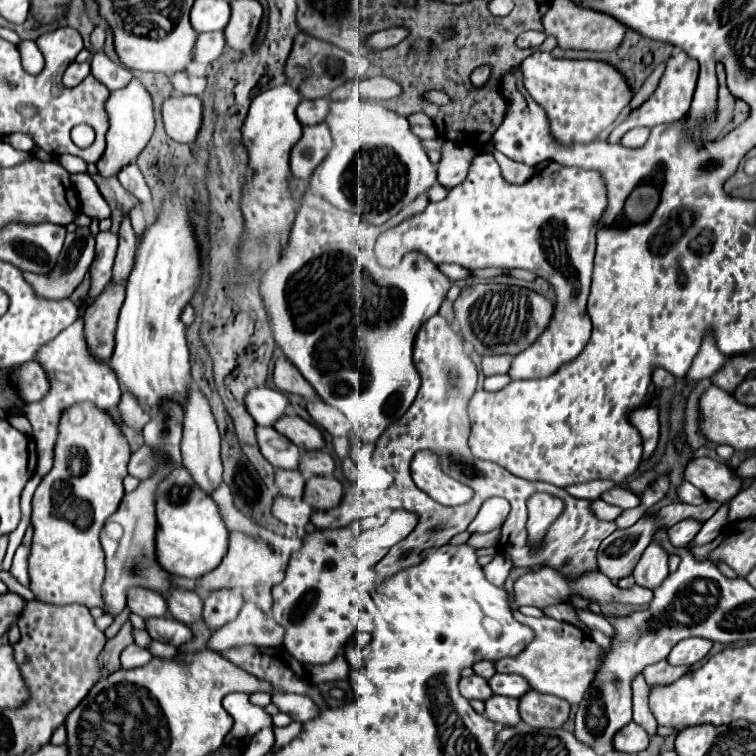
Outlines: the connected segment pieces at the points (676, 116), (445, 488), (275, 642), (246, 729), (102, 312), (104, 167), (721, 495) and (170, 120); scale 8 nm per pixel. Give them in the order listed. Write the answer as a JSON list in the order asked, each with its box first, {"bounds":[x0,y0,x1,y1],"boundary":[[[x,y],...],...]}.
[{"bounds":[608,51,698,143],"boundary":[[[684,51],[674,53],[668,61],[666,61],[666,71],[656,87],[656,91],[648,97],[648,103],[644,103],[644,107],[638,107],[636,111],[632,111],[626,121],[622,121],[608,137],[608,143],[618,143],[624,133],[628,133],[634,127],[656,127],[662,123],[674,123],[680,121],[688,109],[690,109],[690,101],[694,95],[694,87],[696,87],[696,79],[698,79],[698,63],[696,59],[688,57]]]},{"bounds":[412,451,472,505],"boundary":[[[418,451],[412,459],[412,479],[434,501],[442,505],[462,505],[472,499],[472,489],[440,471],[438,457],[432,451]]]},{"bounds":[206,603,284,651],"boundary":[[[244,603],[238,617],[214,631],[206,647],[210,651],[224,651],[234,645],[258,645],[258,647],[278,647],[282,645],[284,629],[276,621],[266,621],[266,615],[256,603]]]},{"bounds":[222,693,272,747],"boundary":[[[228,693],[222,699],[224,709],[234,719],[232,731],[224,739],[224,747],[248,747],[252,735],[264,727],[272,727],[272,717],[262,709],[248,701],[248,693]]]},{"bounds":[84,283,124,361],"boundary":[[[110,283],[100,299],[96,299],[84,313],[84,339],[88,339],[88,351],[92,351],[96,359],[108,361],[114,351],[114,333],[122,303],[124,287]]]},{"bounds":[96,79,154,177],"boundary":[[[132,79],[132,83],[120,91],[110,93],[106,101],[106,111],[110,115],[110,129],[106,133],[106,151],[96,161],[98,175],[102,177],[114,177],[122,167],[128,163],[134,163],[140,151],[146,147],[148,139],[154,131],[154,113],[152,113],[152,99],[150,93],[144,89],[144,85],[138,79]]]},{"bounds":[684,457,742,503],"boundary":[[[710,457],[692,459],[686,466],[684,479],[696,485],[706,499],[714,499],[718,503],[732,499],[742,489],[742,481],[734,471]]]},{"bounds":[162,95,202,143],"boundary":[[[172,95],[162,103],[162,121],[170,139],[192,143],[202,123],[202,101],[196,95]]]}]

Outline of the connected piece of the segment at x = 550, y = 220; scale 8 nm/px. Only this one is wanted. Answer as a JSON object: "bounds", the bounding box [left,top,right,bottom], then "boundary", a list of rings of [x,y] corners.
{"bounds":[376,153,608,379],"boundary":[[[478,153],[478,155],[472,159],[472,165],[470,165],[470,169],[468,169],[468,177],[466,177],[458,187],[450,189],[448,195],[446,195],[446,199],[442,199],[442,201],[438,201],[438,203],[430,203],[420,215],[410,217],[410,219],[406,219],[404,223],[400,223],[398,227],[388,229],[388,231],[384,231],[384,233],[380,235],[380,239],[378,239],[378,243],[376,243],[376,257],[378,257],[378,261],[380,261],[382,265],[392,267],[392,265],[396,265],[396,263],[400,261],[402,255],[406,255],[406,253],[410,253],[410,251],[416,249],[416,251],[422,251],[424,255],[428,255],[428,257],[432,259],[432,263],[436,263],[436,265],[440,265],[440,263],[458,263],[458,265],[462,265],[462,267],[466,267],[466,269],[482,269],[482,267],[530,269],[530,271],[538,273],[540,277],[548,279],[548,281],[552,283],[552,287],[556,289],[556,307],[554,307],[552,323],[550,323],[550,327],[538,337],[536,343],[532,343],[526,351],[522,351],[522,353],[518,353],[518,355],[514,357],[512,367],[510,367],[510,373],[508,373],[512,379],[540,379],[540,377],[554,375],[554,373],[560,369],[560,365],[566,365],[566,363],[570,363],[572,359],[576,359],[576,357],[582,353],[582,349],[586,347],[588,339],[590,339],[592,323],[590,323],[590,317],[588,317],[588,313],[586,313],[586,301],[588,301],[590,283],[592,283],[592,261],[594,261],[594,247],[596,247],[596,229],[598,229],[598,221],[600,221],[606,205],[608,205],[606,183],[604,183],[604,177],[602,177],[598,171],[584,171],[584,169],[574,169],[574,167],[564,167],[564,165],[558,165],[558,163],[550,163],[544,171],[534,173],[534,177],[528,179],[526,183],[522,183],[522,185],[512,185],[512,183],[508,183],[508,181],[502,177],[500,167],[498,167],[496,159],[494,159],[490,153]]]}

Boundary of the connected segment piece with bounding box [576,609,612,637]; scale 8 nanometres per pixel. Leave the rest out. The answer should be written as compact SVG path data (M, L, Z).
M576 609L576 617L588 625L588 627L594 627L594 629L600 629L602 633L606 633L608 637L612 637L612 625L608 623L608 619L604 615L596 615L588 609Z

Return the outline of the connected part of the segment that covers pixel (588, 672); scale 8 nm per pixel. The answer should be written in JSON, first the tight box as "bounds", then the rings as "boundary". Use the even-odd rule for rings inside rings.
{"bounds":[494,611,602,703],"boundary":[[[514,611],[516,621],[528,625],[534,631],[532,643],[518,653],[516,657],[504,657],[494,663],[498,673],[516,673],[522,675],[532,689],[538,693],[550,693],[560,699],[566,699],[568,703],[580,703],[584,697],[584,691],[592,683],[598,665],[600,665],[600,655],[602,647],[596,645],[580,627],[554,621],[548,617],[526,617],[520,611]]]}

